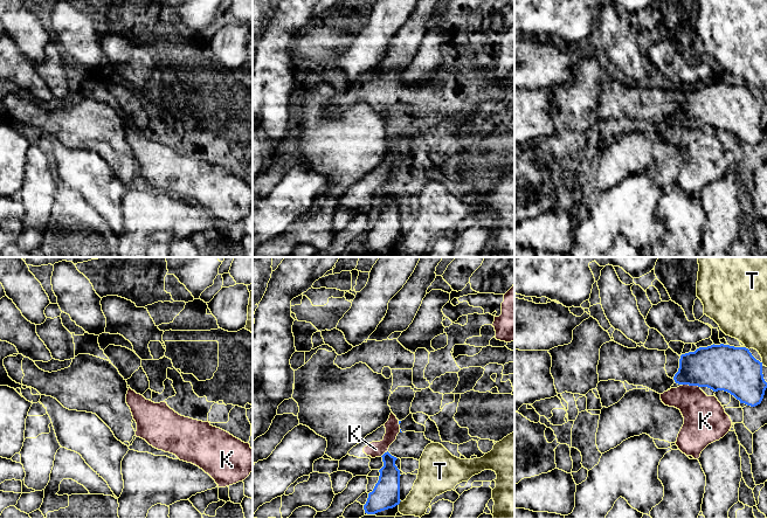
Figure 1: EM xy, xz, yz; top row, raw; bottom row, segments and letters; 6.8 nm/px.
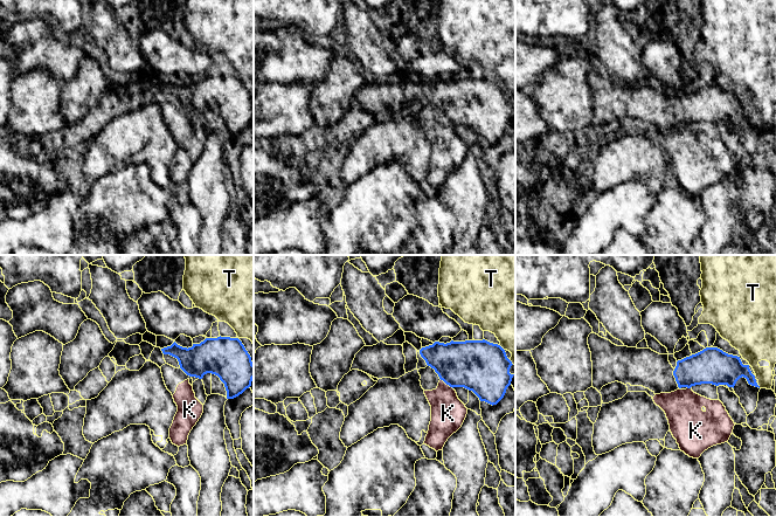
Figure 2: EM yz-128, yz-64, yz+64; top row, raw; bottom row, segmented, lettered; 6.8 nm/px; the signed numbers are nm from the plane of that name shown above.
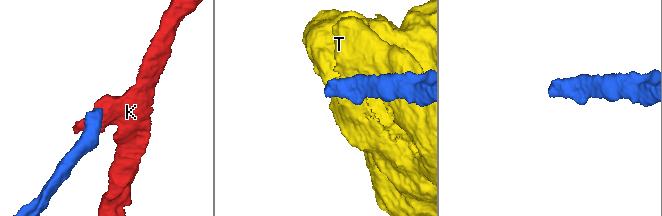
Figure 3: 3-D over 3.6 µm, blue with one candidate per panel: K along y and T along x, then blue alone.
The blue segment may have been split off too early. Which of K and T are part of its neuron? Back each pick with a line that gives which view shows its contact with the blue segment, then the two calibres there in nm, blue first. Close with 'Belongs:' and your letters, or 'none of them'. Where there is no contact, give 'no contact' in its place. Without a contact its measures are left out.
Belongs: none of them

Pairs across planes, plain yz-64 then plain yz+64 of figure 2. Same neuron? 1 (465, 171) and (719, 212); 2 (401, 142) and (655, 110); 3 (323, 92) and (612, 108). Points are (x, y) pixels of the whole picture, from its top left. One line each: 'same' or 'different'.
1: same
2: different
3: different

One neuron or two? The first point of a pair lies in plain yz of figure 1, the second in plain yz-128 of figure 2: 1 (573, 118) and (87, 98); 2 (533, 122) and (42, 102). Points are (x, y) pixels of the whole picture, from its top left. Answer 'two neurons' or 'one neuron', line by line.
1: one neuron
2: one neuron

